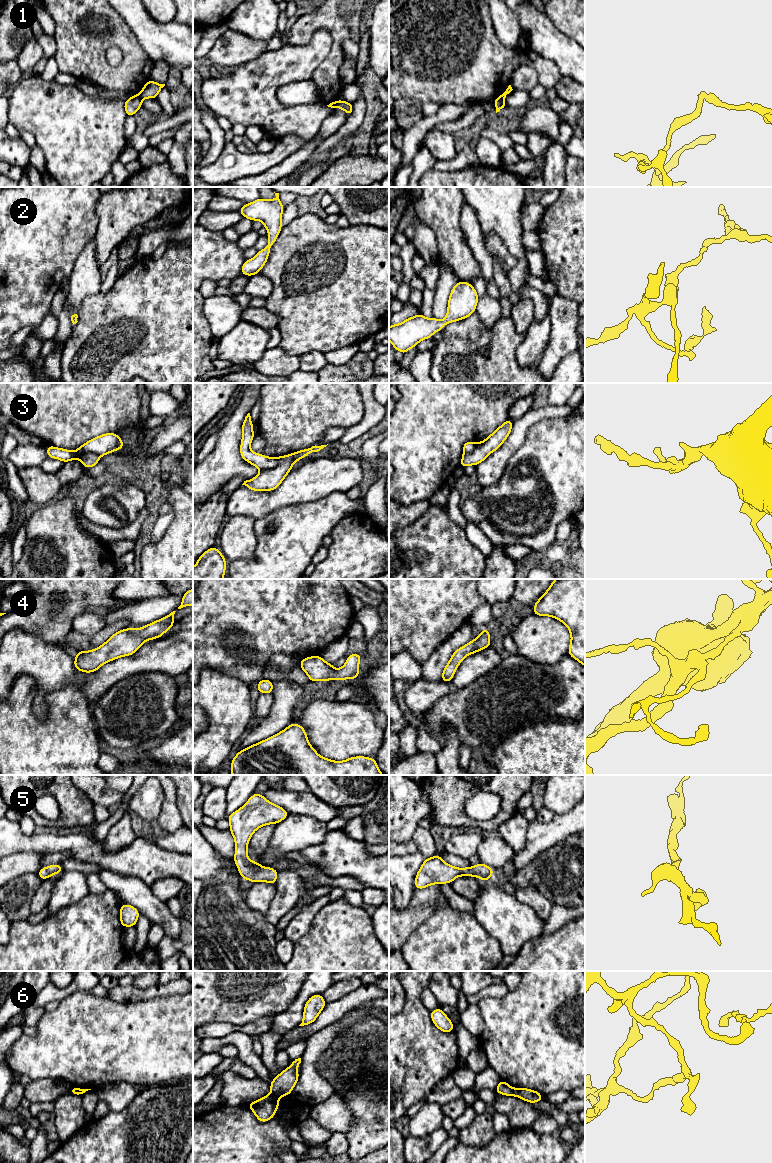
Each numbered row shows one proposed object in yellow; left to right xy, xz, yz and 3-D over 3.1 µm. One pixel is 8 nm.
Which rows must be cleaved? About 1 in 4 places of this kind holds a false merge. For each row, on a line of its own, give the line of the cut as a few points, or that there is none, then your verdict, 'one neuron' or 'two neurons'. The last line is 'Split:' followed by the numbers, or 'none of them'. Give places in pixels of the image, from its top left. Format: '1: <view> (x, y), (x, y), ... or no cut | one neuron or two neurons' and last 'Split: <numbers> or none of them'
1: xy (138, 95), (142, 98) | two neurons
2: no cut | one neuron
3: xz (280, 458), (280, 461), (274, 467), (262, 470) | two neurons
4: no cut | one neuron
5: no cut | one neuron
6: xz (271, 1092), (279, 1096) | two neurons
Split: 1, 3, 6

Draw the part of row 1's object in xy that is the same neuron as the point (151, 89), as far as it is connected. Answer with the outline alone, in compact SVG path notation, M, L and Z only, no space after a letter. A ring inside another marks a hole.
M148 80L147 83L142 88L142 90L140 91L139 96L142 99L145 99L145 98L156 99L158 93L161 91L161 89L164 86L165 84L159 84L152 80Z

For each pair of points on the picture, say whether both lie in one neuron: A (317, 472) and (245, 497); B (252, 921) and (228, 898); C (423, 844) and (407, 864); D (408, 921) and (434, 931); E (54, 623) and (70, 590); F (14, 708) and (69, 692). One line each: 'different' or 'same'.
A: same
B: same
C: different
D: different
E: same
F: same

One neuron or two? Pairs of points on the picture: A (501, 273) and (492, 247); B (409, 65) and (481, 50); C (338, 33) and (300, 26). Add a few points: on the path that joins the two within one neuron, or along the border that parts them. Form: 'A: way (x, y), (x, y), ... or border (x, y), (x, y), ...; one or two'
A: way (501, 267), (501, 257), (498, 253); one
B: way (430, 75), (433, 82), (439, 83), (467, 70); one
C: way (329, 24), (309, 24); one

